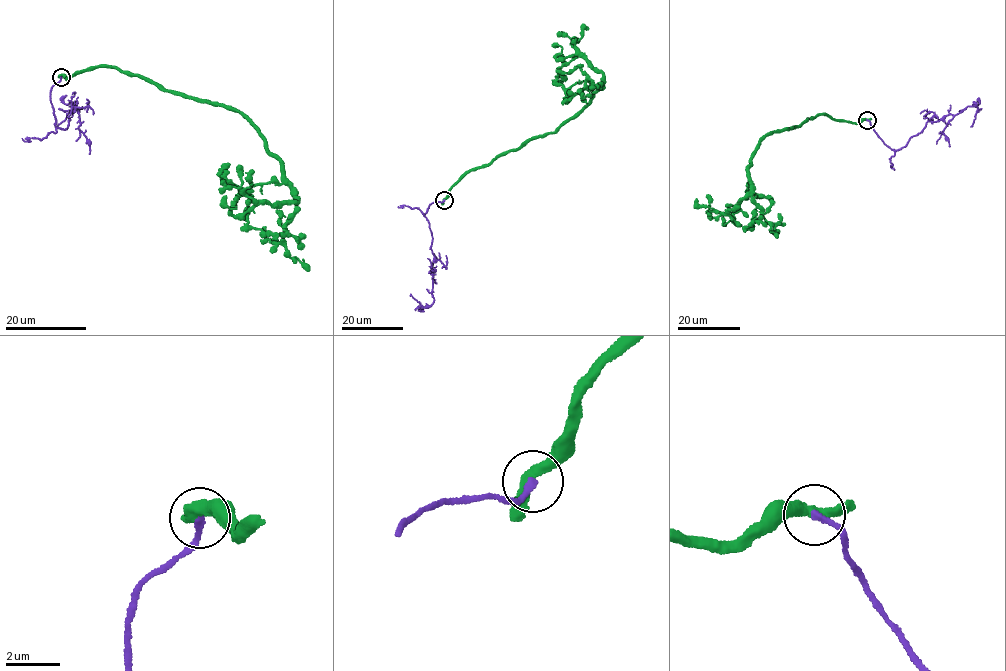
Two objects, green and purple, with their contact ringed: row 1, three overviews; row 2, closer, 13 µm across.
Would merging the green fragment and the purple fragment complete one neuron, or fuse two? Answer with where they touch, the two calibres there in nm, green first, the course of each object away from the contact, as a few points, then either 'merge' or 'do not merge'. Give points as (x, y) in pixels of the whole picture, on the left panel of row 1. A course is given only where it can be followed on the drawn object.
(61, 77) | 400/200 nm | green via (61, 77), (110, 66), (233, 107), (281, 161), (297, 202), (261, 202), (235, 216), (235, 199), (253, 190) | purple via (61, 77), (50, 97), (56, 126), (66, 129), (72, 107), (79, 113), (83, 108), (70, 111), (55, 126) | do not merge

